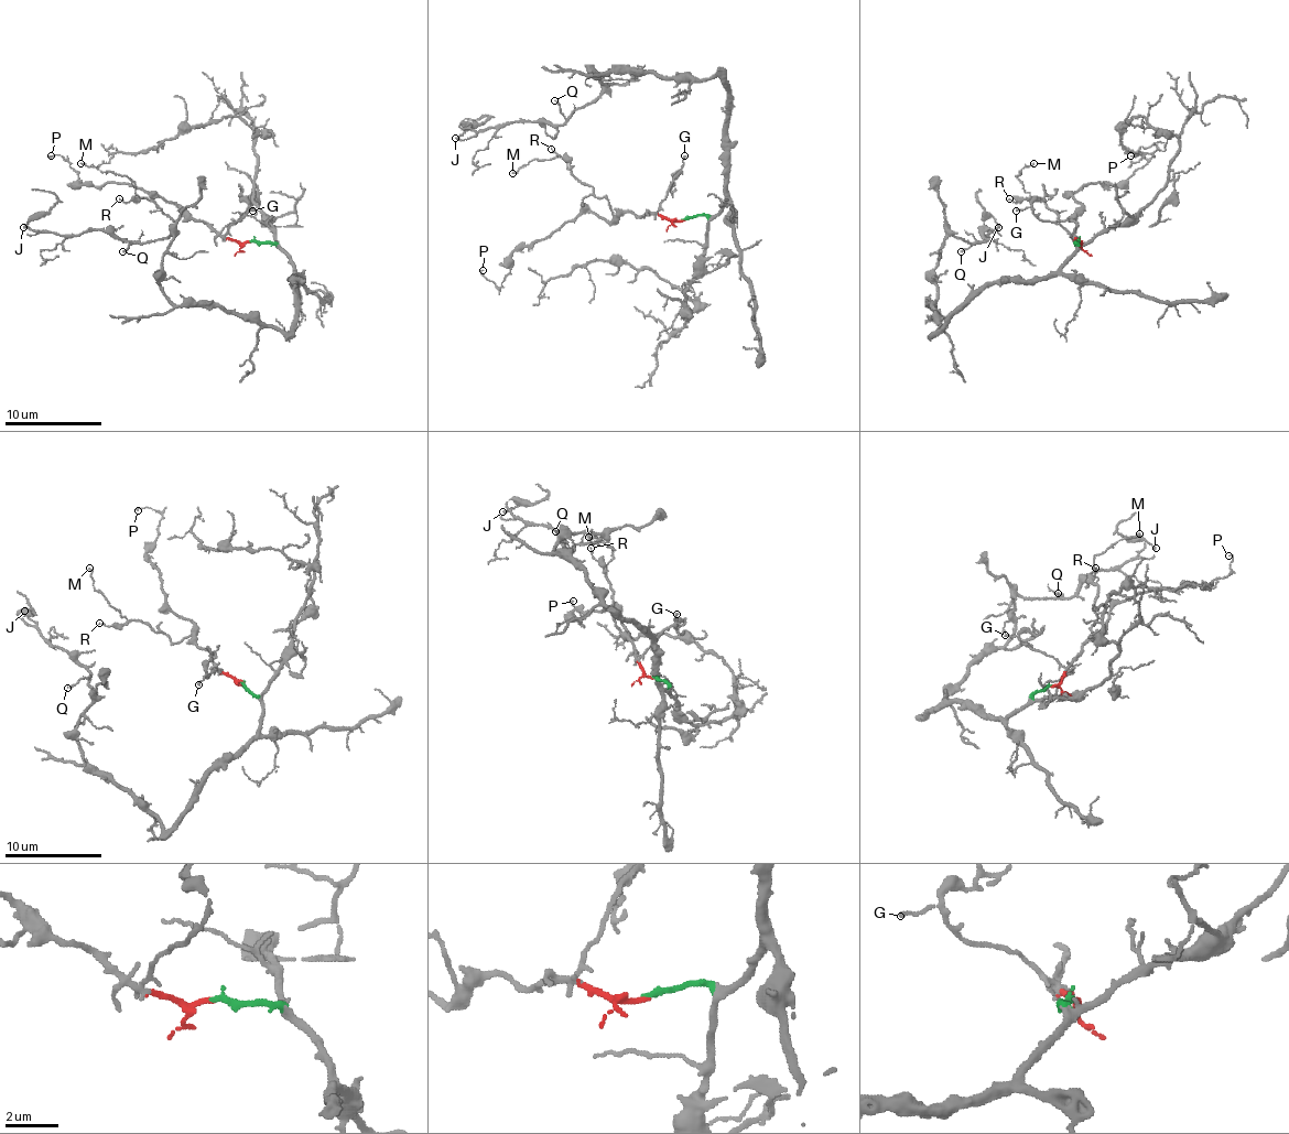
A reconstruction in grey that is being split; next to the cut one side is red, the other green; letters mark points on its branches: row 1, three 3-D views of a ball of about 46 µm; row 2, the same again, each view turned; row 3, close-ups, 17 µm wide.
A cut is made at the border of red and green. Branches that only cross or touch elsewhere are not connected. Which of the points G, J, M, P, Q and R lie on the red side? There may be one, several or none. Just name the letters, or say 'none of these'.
G, M, P, R

